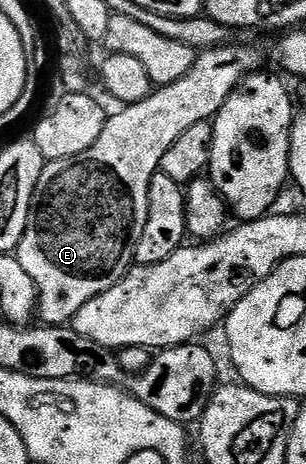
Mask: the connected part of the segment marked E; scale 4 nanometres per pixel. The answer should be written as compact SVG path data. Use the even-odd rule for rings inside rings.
M235 43L202 49L196 55L193 70L189 70L185 78L177 78L177 82L156 87L141 102L120 107L116 116L108 115L101 138L97 138L97 142L93 142L85 154L44 163L41 178L37 178L37 186L33 190L25 234L17 249L21 266L25 266L25 274L33 278L39 291L37 316L44 325L70 325L85 302L104 292L132 267L135 247L141 238L141 230L145 230L149 214L149 182L159 171L165 150L169 150L169 146L173 146L173 142L177 142L177 138L181 138L189 126L197 126L197 122L214 121L221 106L225 106L225 98L229 93L244 78L264 67L263 56L253 45Z

